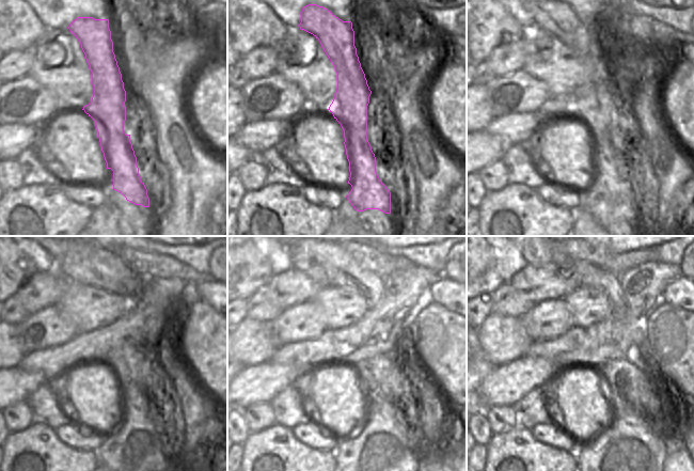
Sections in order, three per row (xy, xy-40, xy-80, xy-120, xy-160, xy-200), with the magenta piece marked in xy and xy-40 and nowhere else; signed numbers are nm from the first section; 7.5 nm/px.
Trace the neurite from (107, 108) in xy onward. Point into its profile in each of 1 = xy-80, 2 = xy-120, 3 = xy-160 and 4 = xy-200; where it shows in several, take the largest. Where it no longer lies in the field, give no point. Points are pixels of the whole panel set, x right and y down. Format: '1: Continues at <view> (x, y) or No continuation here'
1: Continues at xy-80 (609, 200)
2: Continues at xy-120 (131, 448)
3: Continues at xy-160 (376, 453)
4: Continues at xy-200 (628, 453).

